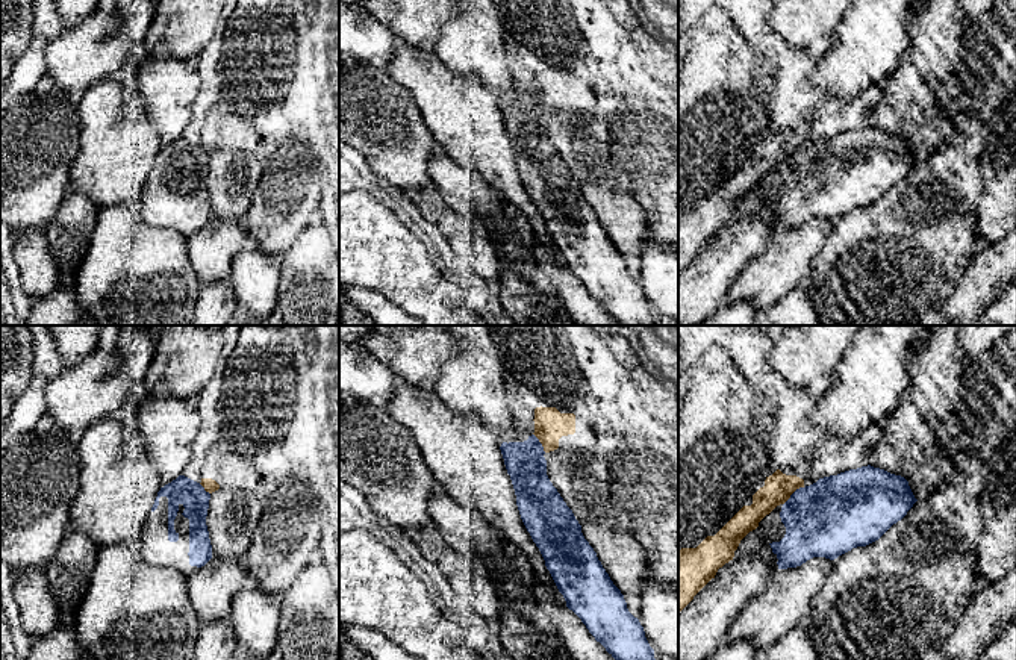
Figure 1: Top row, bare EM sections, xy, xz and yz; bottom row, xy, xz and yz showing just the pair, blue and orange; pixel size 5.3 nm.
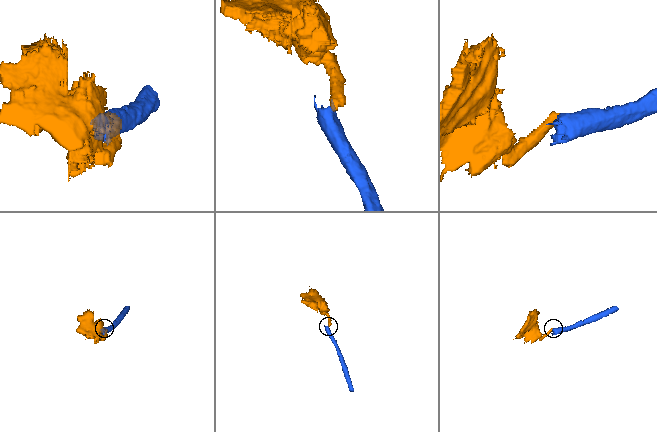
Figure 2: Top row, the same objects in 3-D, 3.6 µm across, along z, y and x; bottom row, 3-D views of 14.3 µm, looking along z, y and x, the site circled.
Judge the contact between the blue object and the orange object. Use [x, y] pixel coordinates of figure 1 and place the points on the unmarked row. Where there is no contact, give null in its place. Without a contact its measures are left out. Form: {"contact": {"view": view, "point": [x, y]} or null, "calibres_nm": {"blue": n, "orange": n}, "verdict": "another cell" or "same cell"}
{"contact": {"view": "yz", "point": [792, 155]}, "calibres_nm": {"blue": 400, "orange": 150}, "verdict": "another cell"}

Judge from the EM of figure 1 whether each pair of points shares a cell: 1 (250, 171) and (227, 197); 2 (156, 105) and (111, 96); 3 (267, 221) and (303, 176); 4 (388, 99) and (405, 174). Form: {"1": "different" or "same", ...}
{"1": "same", "2": "different", "3": "same", "4": "same"}

